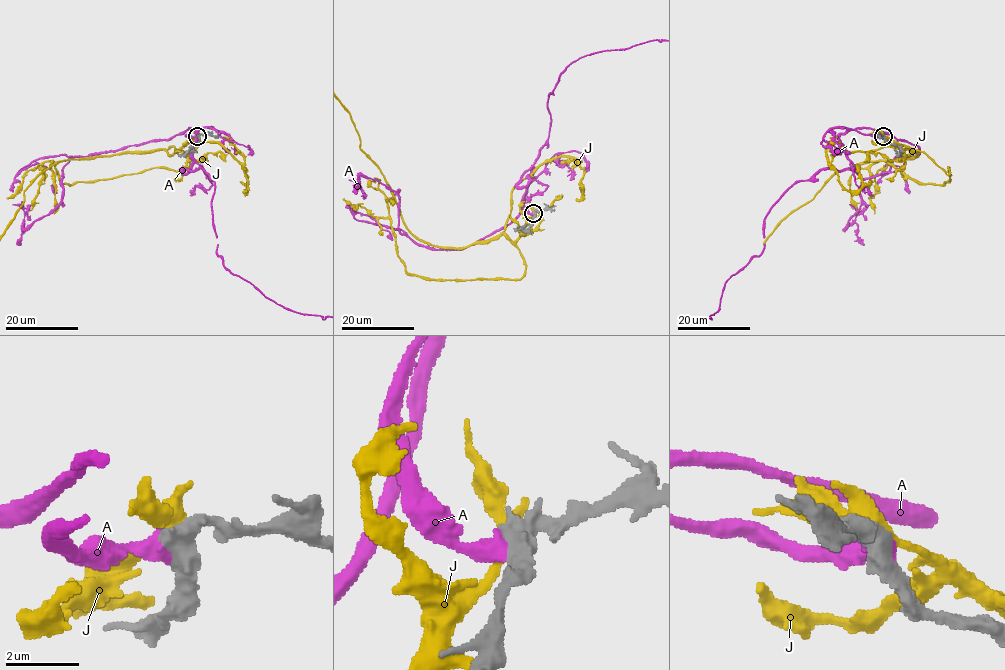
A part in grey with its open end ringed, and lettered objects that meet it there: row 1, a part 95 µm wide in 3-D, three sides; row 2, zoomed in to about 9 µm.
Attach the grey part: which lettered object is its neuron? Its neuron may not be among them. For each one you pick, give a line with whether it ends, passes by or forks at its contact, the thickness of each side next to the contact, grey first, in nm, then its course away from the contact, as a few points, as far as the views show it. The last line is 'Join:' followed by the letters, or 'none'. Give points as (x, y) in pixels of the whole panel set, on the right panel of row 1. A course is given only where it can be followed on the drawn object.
A: it ends; calibres 550 and 550 nm; course (884, 136), (842, 134), (856, 173), (820, 169), (795, 183), (764, 219), (764, 250), (725, 282), (714, 314)
Join: A

